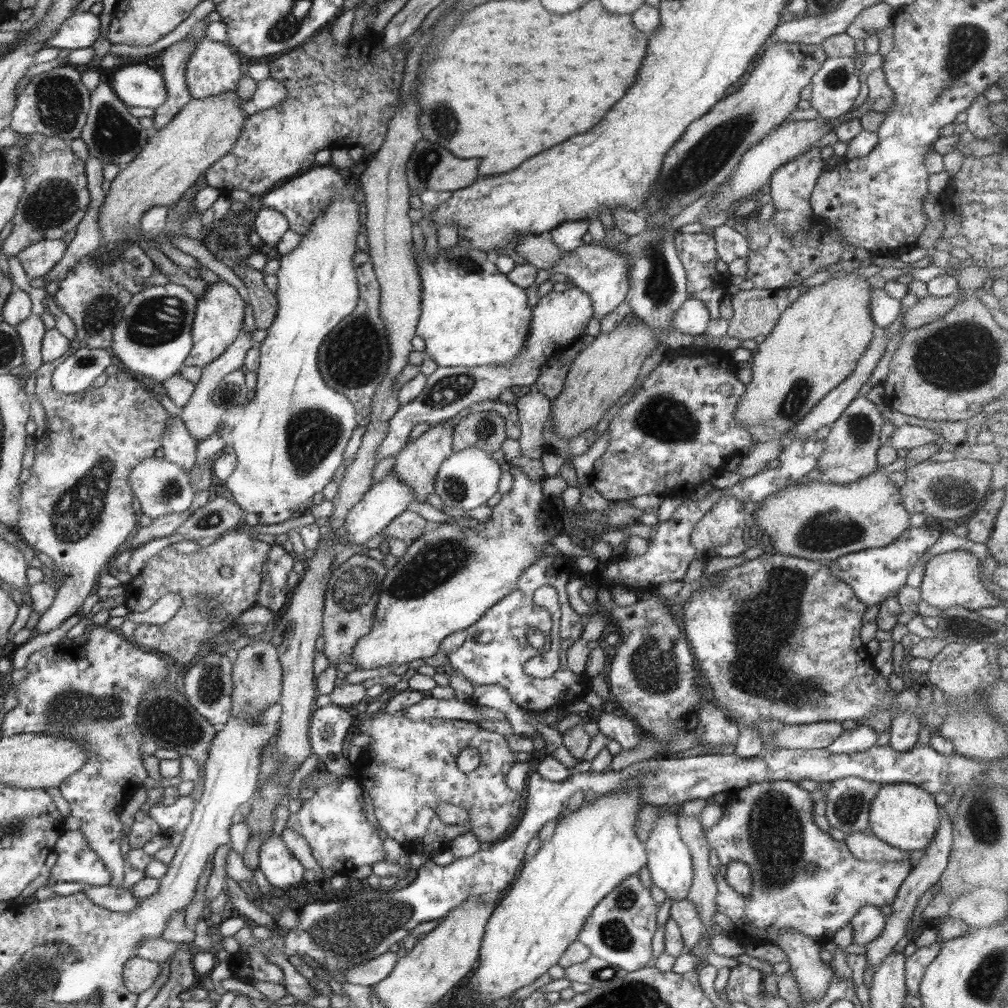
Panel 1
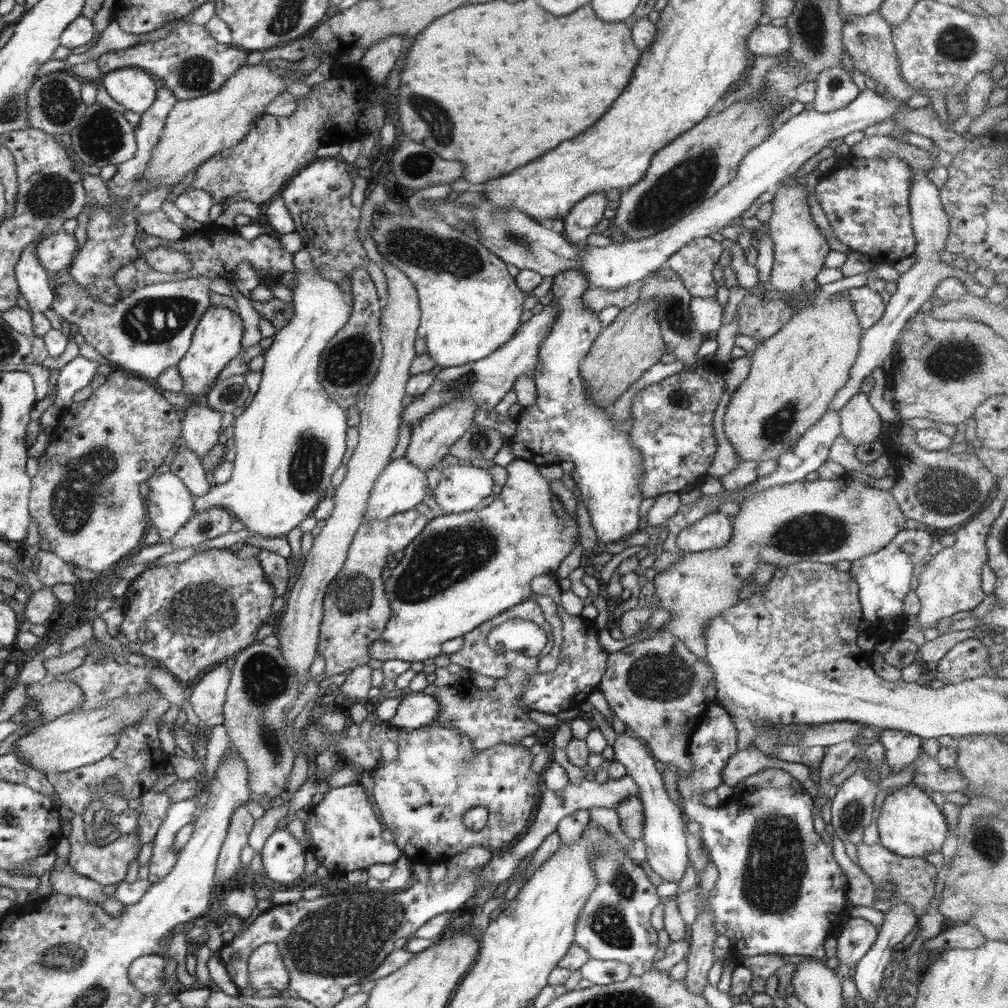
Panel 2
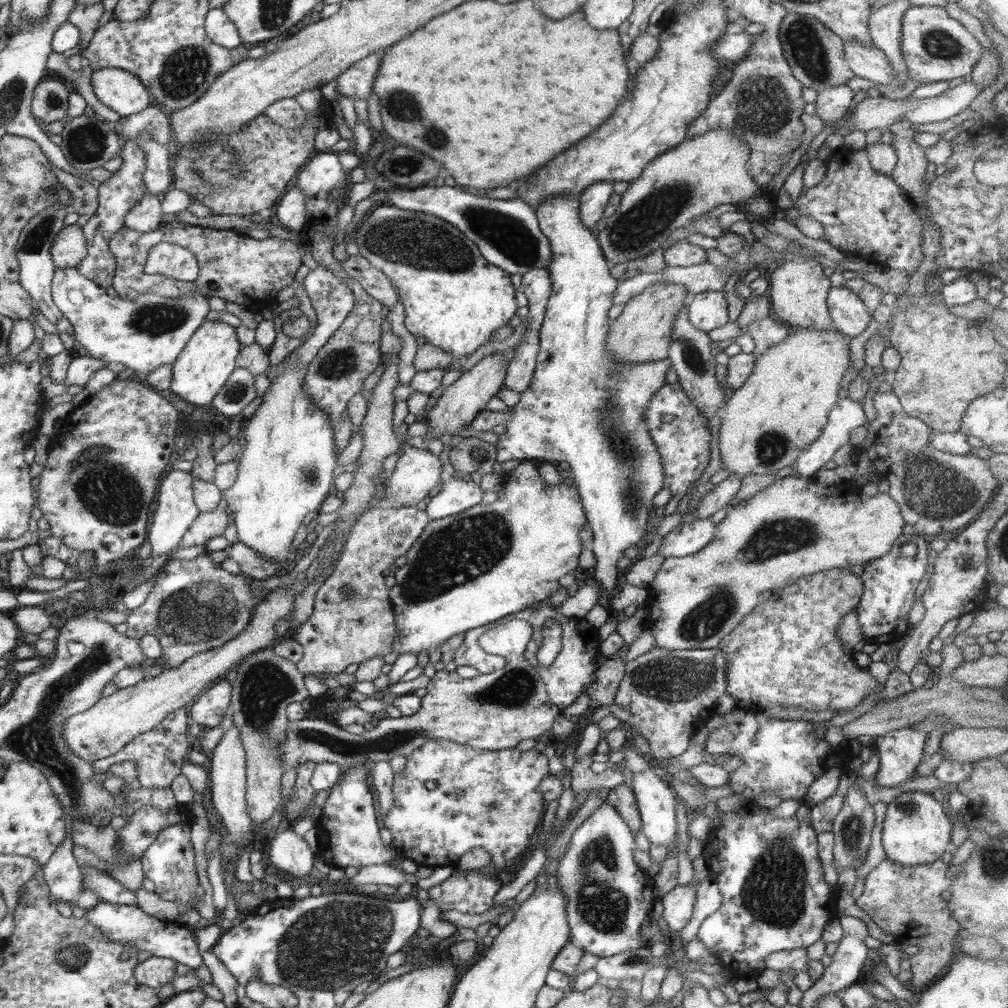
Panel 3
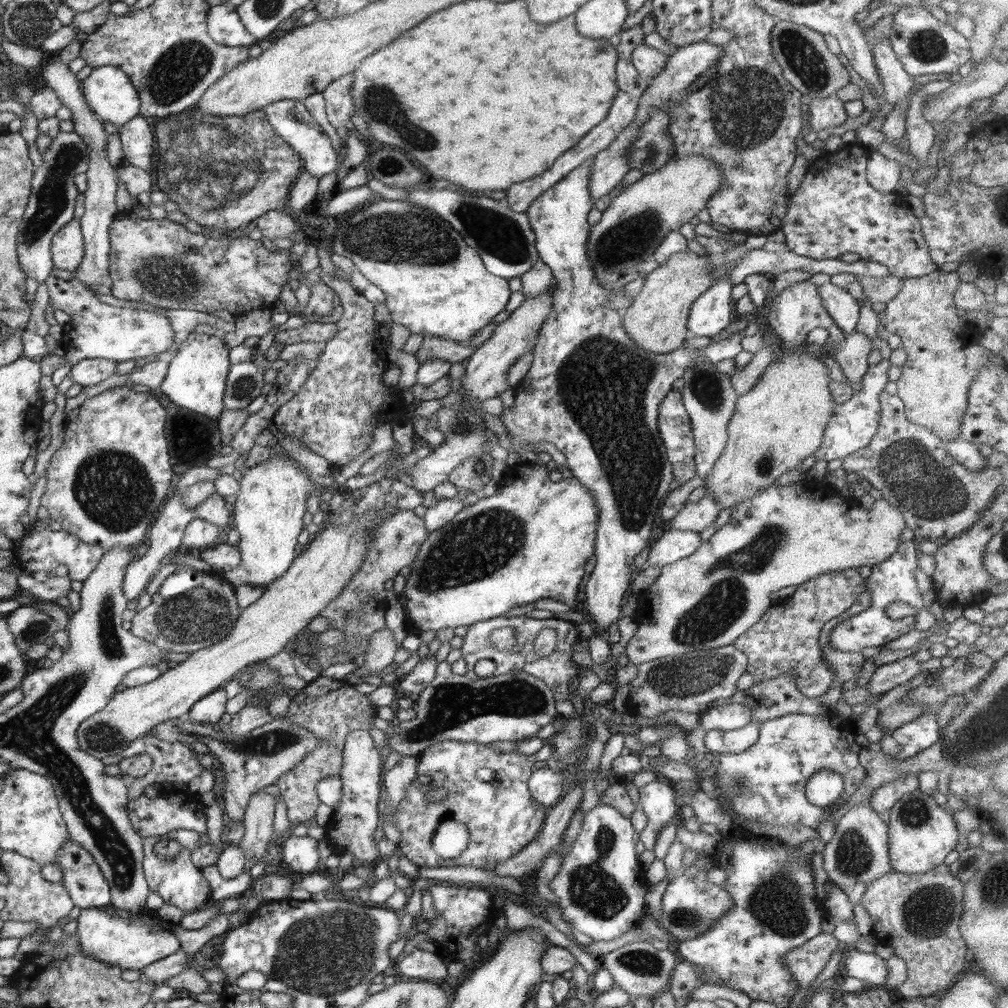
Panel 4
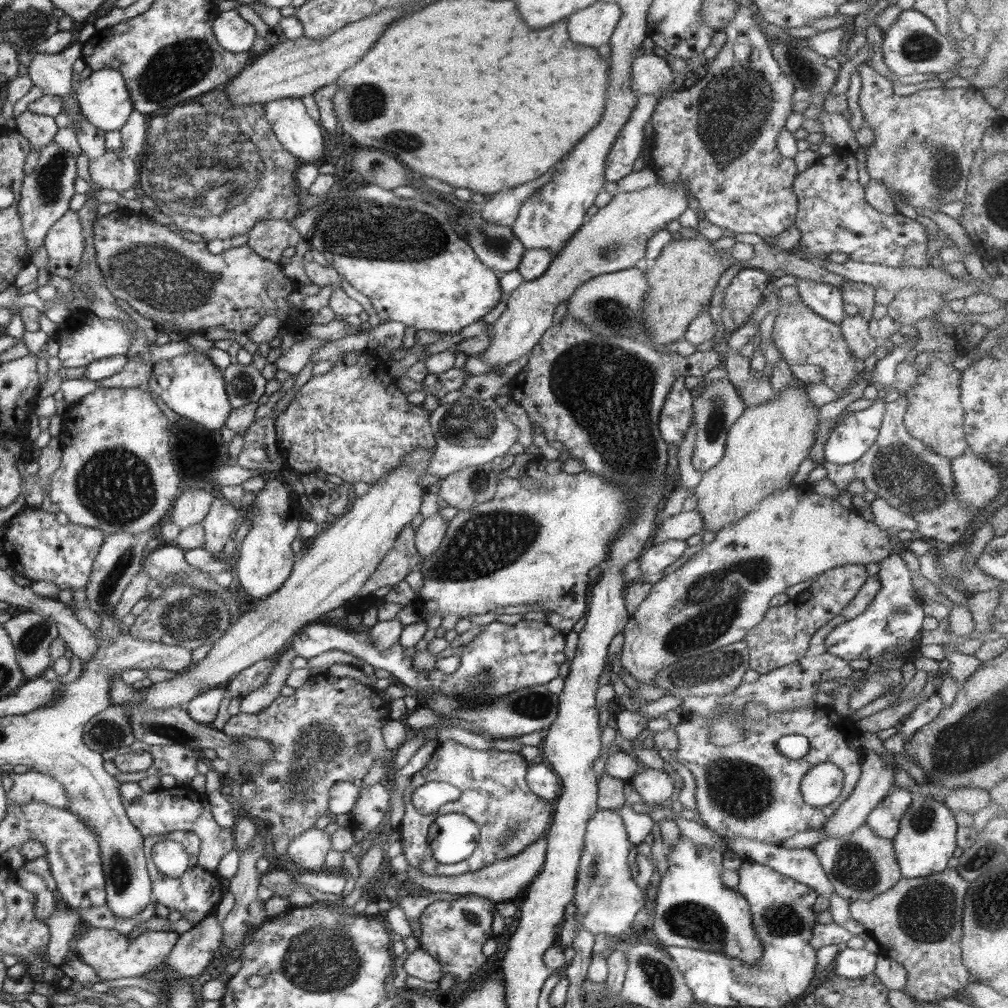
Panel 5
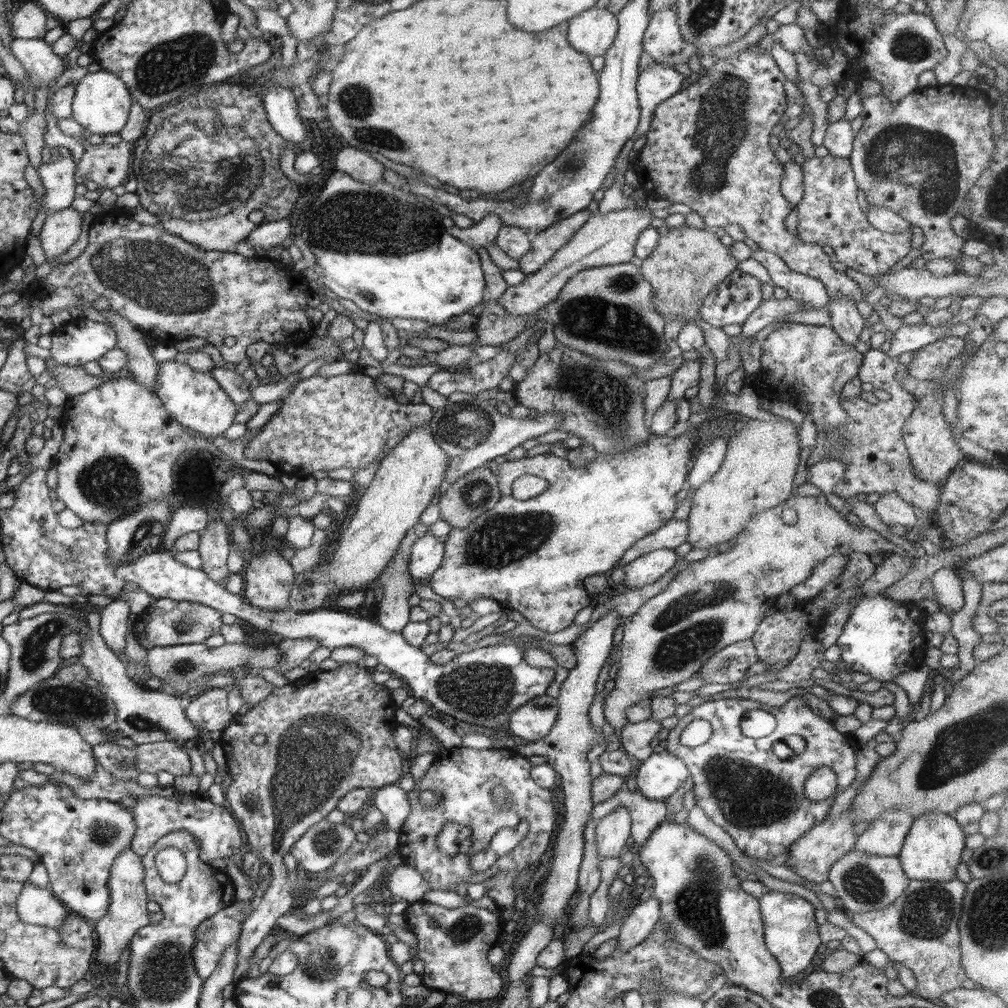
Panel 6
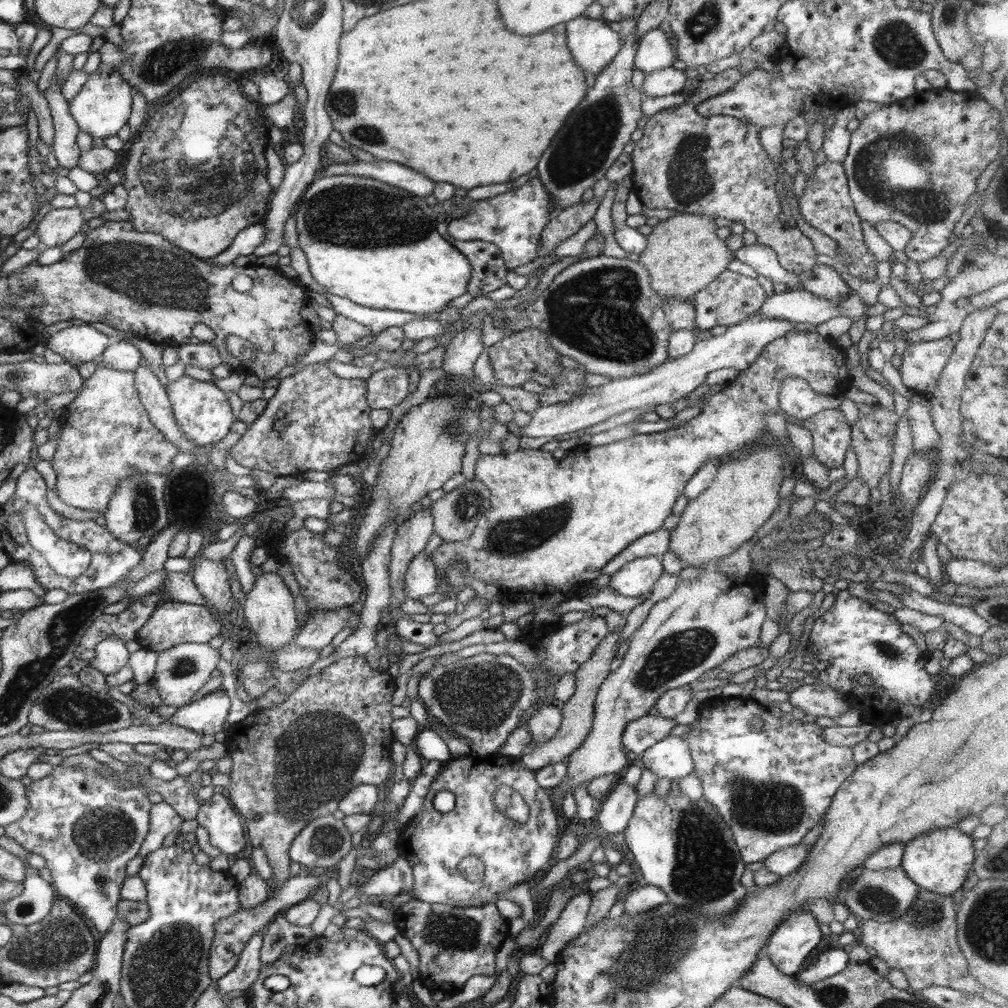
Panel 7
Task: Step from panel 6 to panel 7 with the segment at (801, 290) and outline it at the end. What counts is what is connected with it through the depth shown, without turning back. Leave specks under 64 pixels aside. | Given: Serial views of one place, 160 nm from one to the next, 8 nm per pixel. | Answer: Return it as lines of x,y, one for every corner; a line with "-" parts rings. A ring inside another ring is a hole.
760,243
751,246
743,245
733,252
733,257
748,266
752,266
758,274
770,278
773,283
786,284
789,289
801,288
796,273
786,270
780,263
776,252

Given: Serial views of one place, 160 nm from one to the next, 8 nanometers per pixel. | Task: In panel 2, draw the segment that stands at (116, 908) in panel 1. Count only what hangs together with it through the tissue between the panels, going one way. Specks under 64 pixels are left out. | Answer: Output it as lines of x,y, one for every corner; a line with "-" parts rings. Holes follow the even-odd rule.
70,863
54,867
51,869
49,882
55,894
65,894
65,896
77,896
85,901
100,904
113,895
104,895
102,893
103,885
95,880
78,874

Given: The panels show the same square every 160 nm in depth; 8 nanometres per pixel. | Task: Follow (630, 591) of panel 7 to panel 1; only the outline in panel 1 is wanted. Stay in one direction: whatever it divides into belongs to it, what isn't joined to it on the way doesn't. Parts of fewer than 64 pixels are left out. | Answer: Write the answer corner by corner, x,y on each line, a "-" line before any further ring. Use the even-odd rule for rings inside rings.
725,494
711,509
693,526
690,542
697,551
697,555
706,558
738,557
747,549
746,520
748,514
744,512
741,500

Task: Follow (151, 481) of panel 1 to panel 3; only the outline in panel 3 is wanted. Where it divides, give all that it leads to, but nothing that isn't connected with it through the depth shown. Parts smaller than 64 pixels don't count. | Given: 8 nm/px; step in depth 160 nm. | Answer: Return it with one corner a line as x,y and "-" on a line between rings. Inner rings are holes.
171,469
170,474
159,484
158,510
153,514
153,523
150,524
147,540
152,546
153,558
174,551
183,542
197,516
202,513
197,507
194,482
191,472

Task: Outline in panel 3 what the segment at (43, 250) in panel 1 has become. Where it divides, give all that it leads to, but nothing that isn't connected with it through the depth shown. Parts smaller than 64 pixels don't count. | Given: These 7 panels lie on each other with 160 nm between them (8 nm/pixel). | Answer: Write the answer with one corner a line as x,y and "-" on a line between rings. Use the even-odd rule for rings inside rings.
65,226
51,246
51,257
58,269
77,267
88,254
88,240
82,227

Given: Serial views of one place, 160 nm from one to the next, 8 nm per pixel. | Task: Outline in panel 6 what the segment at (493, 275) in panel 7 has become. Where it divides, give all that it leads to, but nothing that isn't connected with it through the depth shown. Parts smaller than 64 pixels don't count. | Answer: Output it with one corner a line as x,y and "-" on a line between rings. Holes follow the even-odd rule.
442,215
441,226
446,229
454,238
470,245
472,249
486,249
488,242
495,242
498,231
502,228
502,219
496,215
488,215
478,222
474,222
468,228
458,228
454,225
450,215

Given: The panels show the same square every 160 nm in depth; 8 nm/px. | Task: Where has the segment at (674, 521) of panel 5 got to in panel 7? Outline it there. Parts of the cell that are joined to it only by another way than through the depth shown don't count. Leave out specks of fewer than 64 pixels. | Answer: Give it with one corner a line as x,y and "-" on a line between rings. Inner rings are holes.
660,527
652,534
646,534
637,538
629,547
626,547
623,552
610,560
604,566
604,575
611,576
625,566
628,562
636,560
636,558
646,558
648,556
660,556
669,551
669,532

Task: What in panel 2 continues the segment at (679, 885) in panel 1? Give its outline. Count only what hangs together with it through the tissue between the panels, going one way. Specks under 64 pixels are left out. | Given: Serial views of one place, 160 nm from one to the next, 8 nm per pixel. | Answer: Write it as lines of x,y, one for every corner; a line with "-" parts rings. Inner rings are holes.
626,731
617,734
617,739
612,746
614,759
622,763
627,774
634,779
639,786
637,797
643,804
644,822
643,838
647,848
647,860
652,870
659,874
666,882
679,882
684,876
686,864
689,861
689,850
687,846
685,830
686,814
674,804
672,798
664,787
662,772
657,760
654,760
640,739
630,737

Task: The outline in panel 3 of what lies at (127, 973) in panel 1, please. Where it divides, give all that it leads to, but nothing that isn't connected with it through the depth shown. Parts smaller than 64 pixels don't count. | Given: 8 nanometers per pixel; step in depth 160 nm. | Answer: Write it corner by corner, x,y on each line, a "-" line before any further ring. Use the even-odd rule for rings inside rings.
150,957
138,963
134,968
139,984
150,988
161,988
177,975
176,961
172,958

